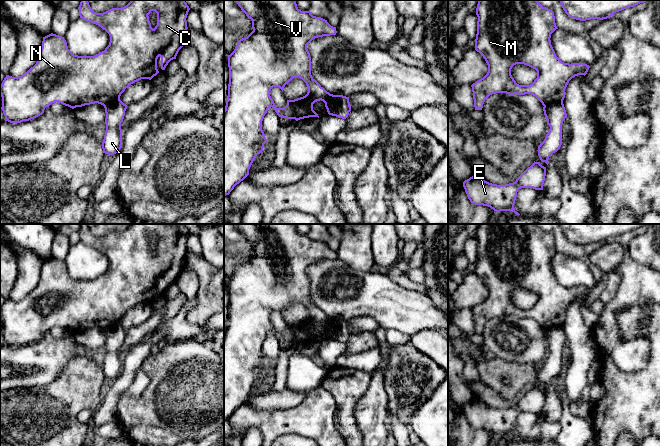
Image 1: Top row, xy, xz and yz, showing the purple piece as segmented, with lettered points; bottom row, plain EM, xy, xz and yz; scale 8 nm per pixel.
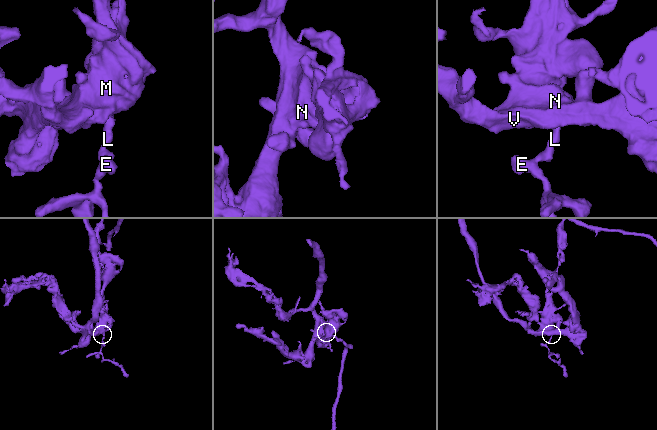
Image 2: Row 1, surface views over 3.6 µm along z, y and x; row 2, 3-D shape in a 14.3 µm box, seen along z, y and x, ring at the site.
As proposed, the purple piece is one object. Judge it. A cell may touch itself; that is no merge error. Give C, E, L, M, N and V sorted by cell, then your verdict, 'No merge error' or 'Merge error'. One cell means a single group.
Groups: C M N V / E L. Merge error

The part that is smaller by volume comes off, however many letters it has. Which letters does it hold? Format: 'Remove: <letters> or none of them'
Remove: E, L

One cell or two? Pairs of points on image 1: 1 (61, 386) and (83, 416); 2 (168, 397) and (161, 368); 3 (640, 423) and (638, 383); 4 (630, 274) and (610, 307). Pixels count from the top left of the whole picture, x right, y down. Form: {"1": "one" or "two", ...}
{"1": "two", "2": "one", "3": "one", "4": "one"}

